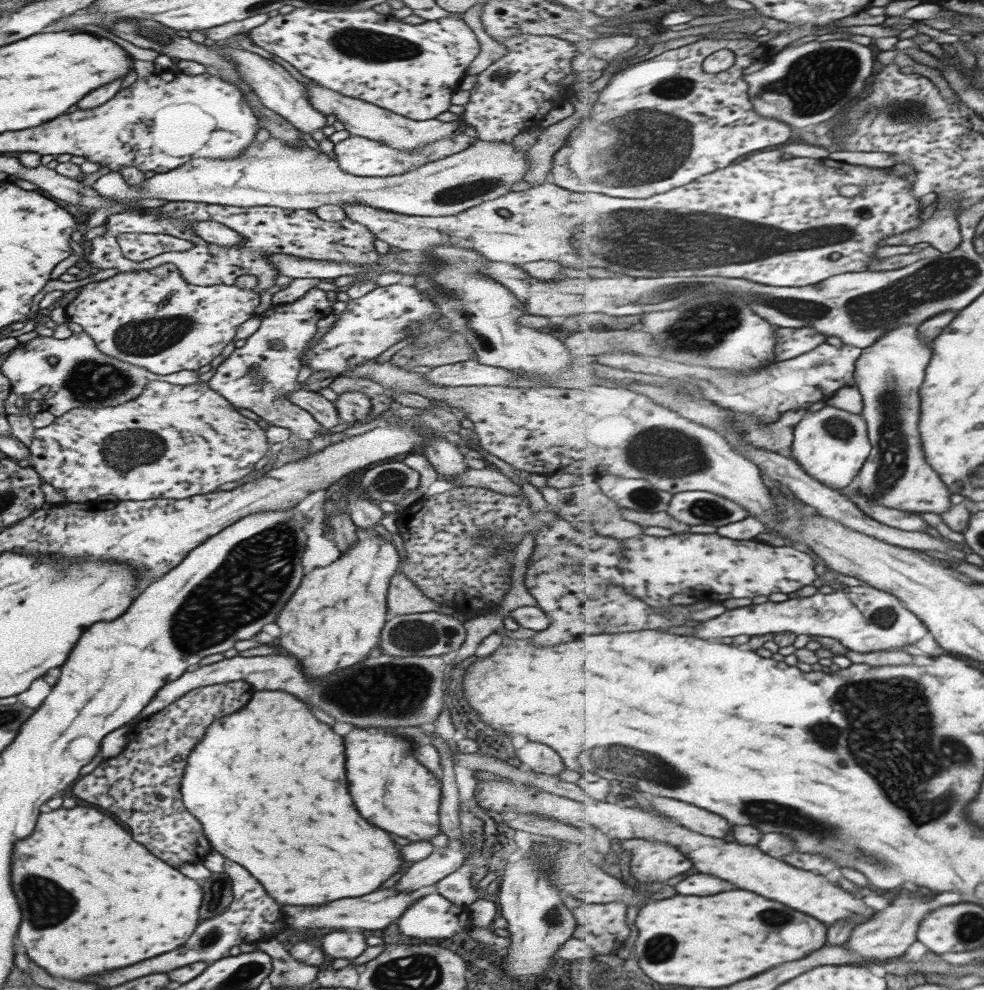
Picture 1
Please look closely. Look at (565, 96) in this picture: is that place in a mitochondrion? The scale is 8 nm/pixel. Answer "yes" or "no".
no

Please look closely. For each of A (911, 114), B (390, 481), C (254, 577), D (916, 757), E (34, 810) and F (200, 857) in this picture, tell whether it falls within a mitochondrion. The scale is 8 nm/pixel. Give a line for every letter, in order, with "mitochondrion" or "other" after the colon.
A: mitochondrion
B: mitochondrion
C: mitochondrion
D: mitochondrion
E: other
F: other

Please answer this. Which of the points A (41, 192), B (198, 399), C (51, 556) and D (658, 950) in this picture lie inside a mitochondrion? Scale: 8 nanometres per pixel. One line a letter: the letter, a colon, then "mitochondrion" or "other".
A: other
B: other
C: other
D: mitochondrion

